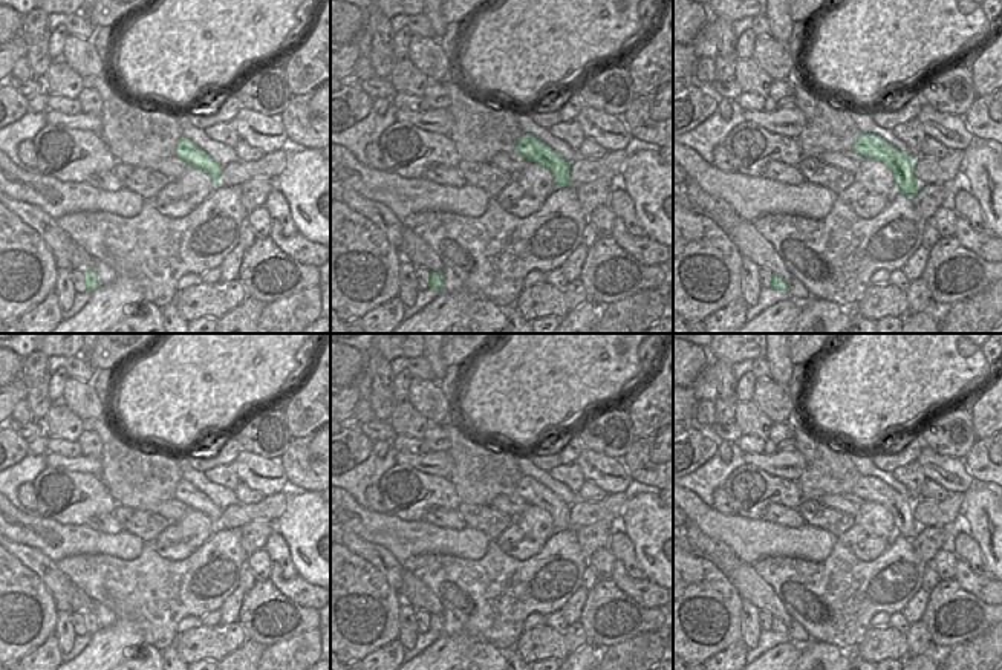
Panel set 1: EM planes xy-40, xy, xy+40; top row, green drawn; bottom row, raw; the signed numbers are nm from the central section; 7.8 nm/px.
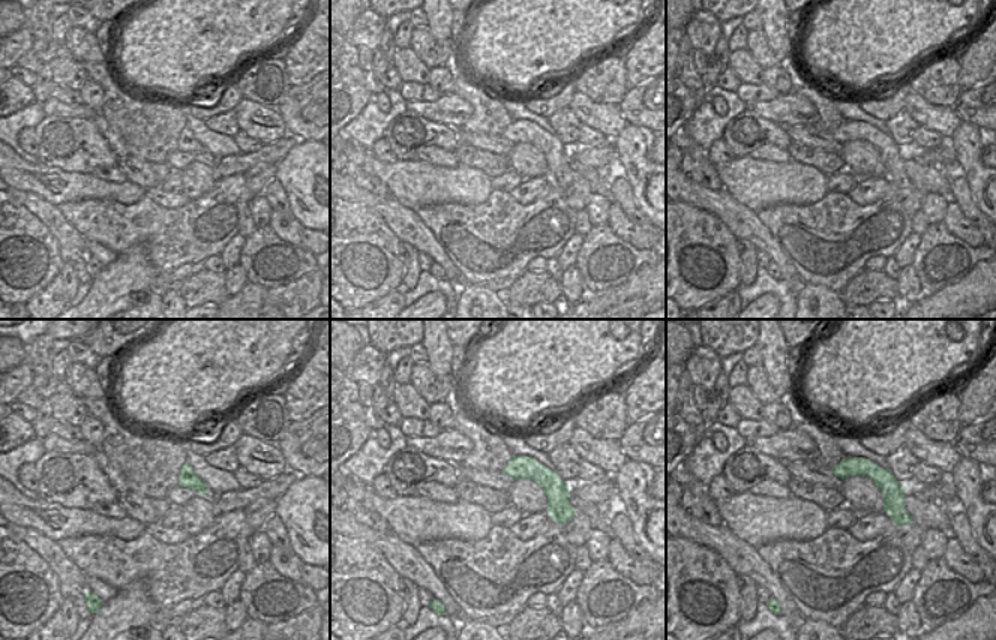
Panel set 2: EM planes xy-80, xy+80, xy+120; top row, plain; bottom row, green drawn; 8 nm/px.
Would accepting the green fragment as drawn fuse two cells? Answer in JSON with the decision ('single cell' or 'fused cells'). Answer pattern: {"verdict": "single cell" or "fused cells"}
{"verdict": "fused cells"}

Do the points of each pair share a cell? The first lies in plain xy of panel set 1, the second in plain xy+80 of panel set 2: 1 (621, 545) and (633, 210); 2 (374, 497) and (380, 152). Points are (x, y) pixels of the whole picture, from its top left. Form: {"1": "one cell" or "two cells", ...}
{"1": "one cell", "2": "one cell"}

